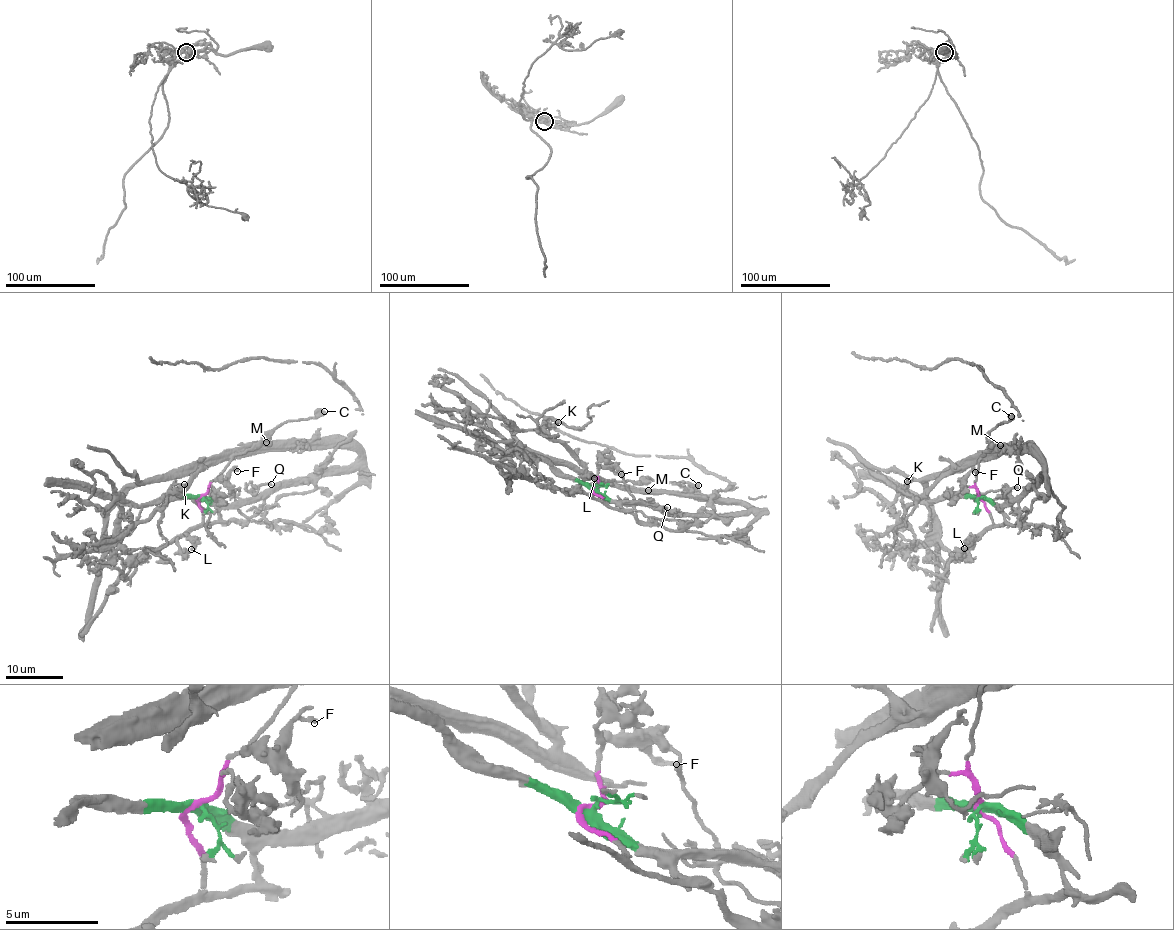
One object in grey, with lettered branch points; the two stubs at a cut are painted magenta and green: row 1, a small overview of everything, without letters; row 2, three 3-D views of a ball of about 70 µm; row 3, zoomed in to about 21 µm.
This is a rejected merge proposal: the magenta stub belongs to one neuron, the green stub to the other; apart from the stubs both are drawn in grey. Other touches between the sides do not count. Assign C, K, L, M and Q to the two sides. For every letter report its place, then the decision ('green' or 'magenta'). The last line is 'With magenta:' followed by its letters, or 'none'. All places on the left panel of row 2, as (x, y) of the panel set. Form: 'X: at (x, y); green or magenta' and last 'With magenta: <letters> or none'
C: at (324, 411); magenta
K: at (184, 484); green
L: at (191, 549); magenta
M: at (266, 442); green
Q: at (271, 484); green
With magenta: C, L

